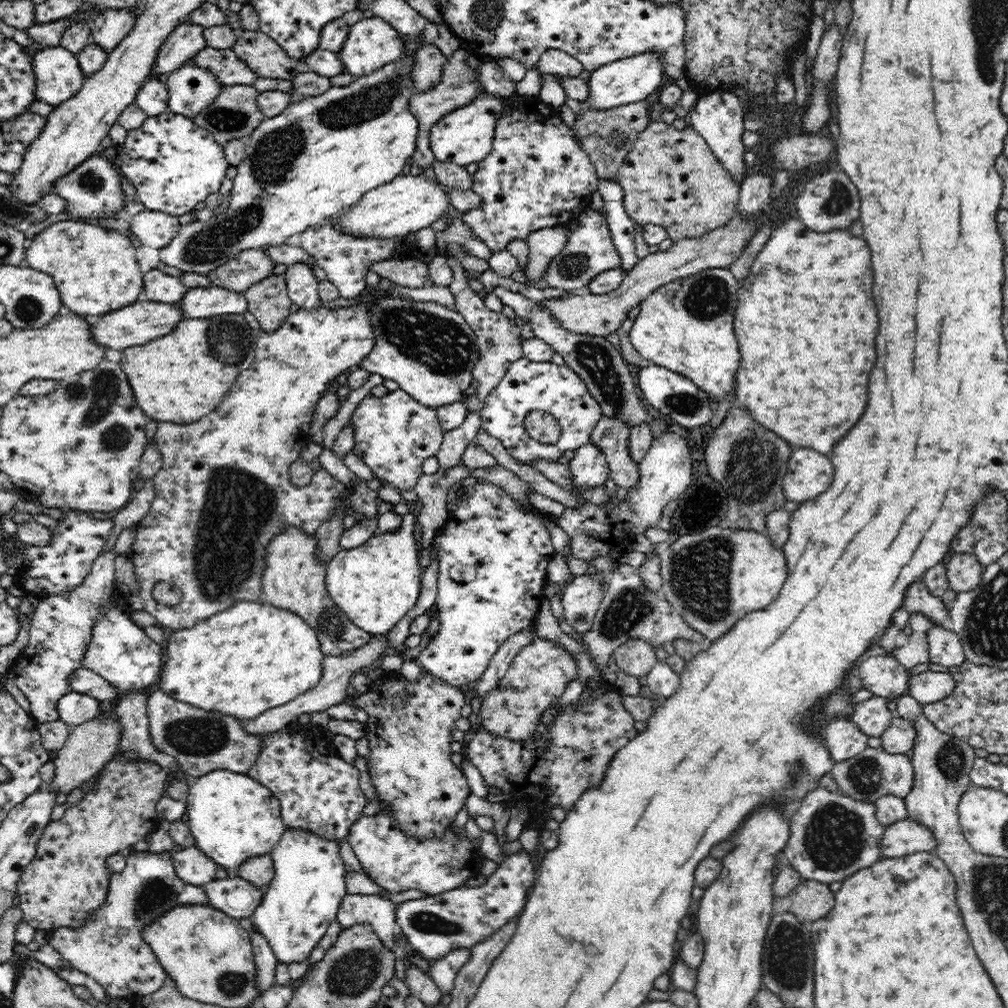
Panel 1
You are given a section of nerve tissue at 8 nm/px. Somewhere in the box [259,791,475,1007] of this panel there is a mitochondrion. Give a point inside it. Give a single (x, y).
(354, 972)

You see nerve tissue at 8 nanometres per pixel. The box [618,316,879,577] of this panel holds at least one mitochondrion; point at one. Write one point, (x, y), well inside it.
(753, 467)

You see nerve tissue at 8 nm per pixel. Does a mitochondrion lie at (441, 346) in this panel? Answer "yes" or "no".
yes

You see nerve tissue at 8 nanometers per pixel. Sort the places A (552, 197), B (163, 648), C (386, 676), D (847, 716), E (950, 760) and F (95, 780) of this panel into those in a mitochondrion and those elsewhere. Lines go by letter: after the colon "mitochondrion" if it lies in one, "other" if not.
A: other
B: other
C: other
D: other
E: mitochondrion
F: other

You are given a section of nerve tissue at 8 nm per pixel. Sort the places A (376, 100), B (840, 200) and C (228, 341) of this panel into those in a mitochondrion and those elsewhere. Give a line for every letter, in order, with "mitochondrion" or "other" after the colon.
A: mitochondrion
B: mitochondrion
C: mitochondrion

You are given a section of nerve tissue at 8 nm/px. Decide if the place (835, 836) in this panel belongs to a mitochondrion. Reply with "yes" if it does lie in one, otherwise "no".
yes

